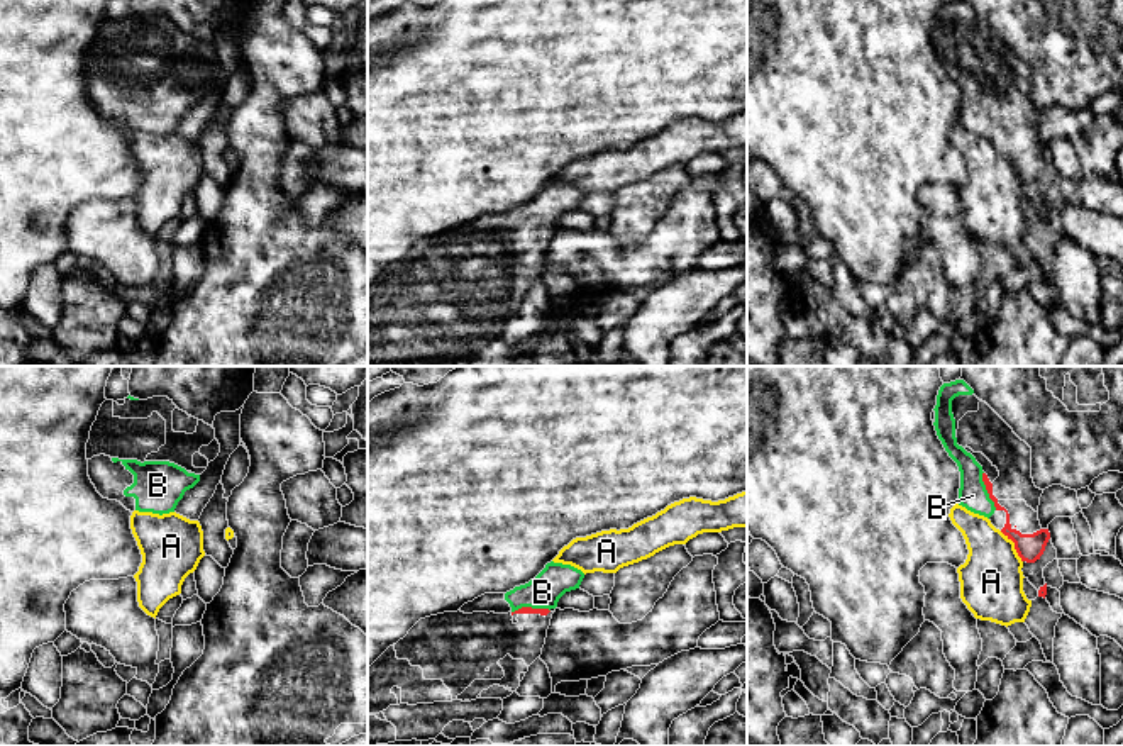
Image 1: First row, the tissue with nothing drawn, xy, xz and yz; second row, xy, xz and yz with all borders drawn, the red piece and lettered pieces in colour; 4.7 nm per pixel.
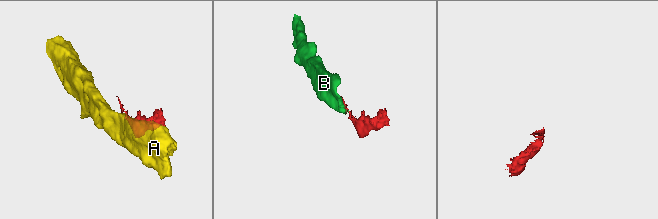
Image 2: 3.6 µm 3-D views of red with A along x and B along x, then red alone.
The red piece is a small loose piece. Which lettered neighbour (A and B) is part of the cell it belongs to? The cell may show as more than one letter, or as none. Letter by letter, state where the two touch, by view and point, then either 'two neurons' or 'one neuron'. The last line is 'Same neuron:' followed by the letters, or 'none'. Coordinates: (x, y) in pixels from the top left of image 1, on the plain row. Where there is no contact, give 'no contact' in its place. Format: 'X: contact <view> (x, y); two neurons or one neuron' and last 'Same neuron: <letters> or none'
A: contact yz (1015, 167); two neurons
B: contact xz (531, 228); one neuron
Same neuron: B

